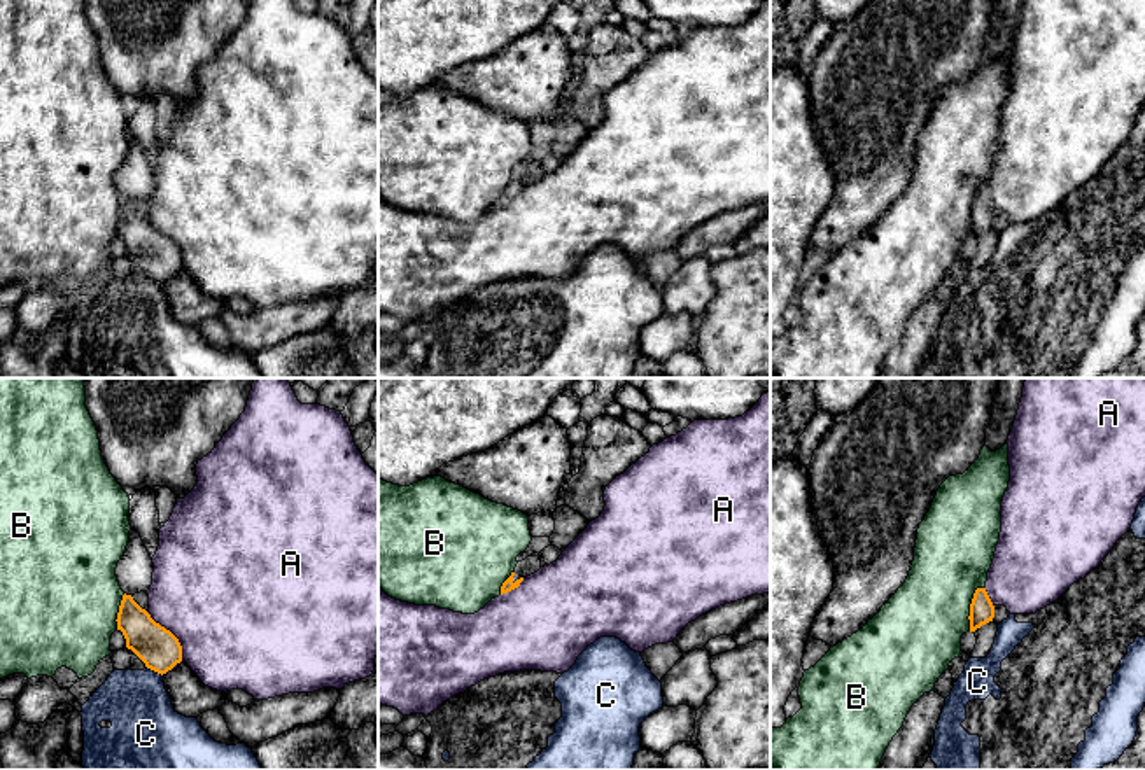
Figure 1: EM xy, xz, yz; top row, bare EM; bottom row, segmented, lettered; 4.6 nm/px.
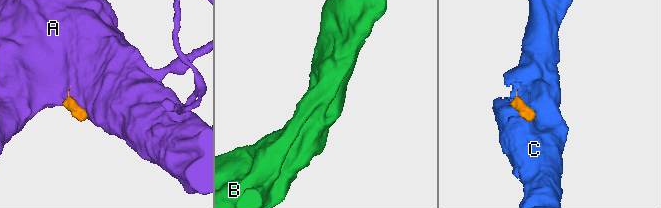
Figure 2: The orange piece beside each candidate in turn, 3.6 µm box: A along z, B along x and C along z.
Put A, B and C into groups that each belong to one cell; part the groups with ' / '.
A / B / C

